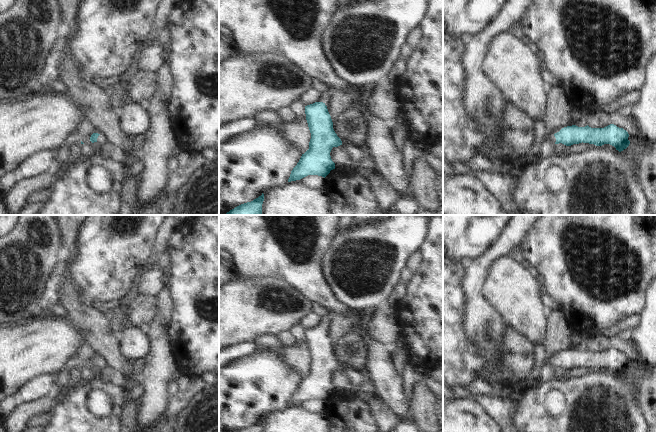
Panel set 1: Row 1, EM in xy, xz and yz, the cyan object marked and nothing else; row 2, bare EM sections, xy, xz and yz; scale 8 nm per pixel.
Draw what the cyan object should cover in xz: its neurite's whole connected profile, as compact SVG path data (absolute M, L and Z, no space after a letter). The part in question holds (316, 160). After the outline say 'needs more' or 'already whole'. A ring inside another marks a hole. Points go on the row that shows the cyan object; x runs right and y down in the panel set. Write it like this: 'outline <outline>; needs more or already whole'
outline M329 88L328 93L321 94L320 102L305 106L306 120L311 133L309 149L302 154L299 162L291 171L288 182L300 180L308 175L318 175L325 178L331 170L335 169L335 163L331 159L330 152L333 147L342 145L342 141L333 129L333 122L325 105L332 92L333 90Z; needs more

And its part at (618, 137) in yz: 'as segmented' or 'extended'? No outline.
extended

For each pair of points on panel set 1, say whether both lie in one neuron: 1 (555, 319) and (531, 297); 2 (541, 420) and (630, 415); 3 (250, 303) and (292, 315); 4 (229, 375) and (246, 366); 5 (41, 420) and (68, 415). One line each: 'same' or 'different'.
1: different
2: same
3: same
4: same
5: different

